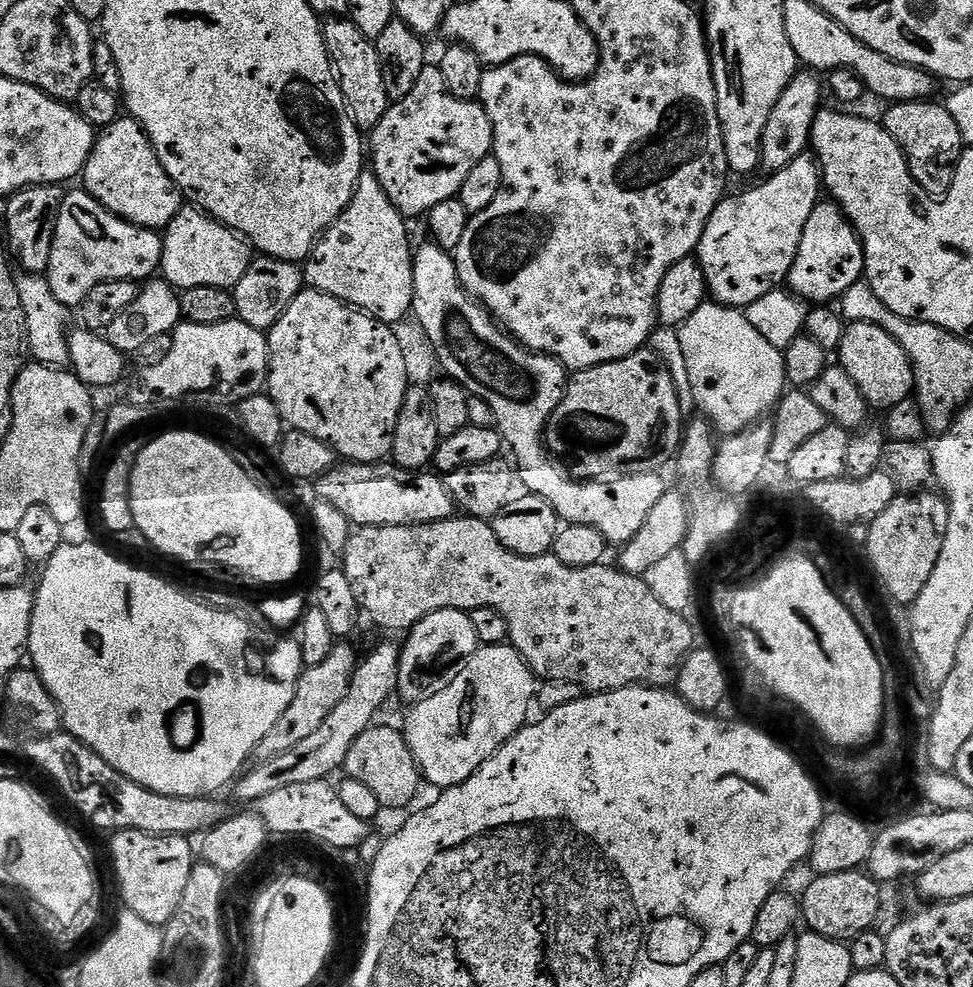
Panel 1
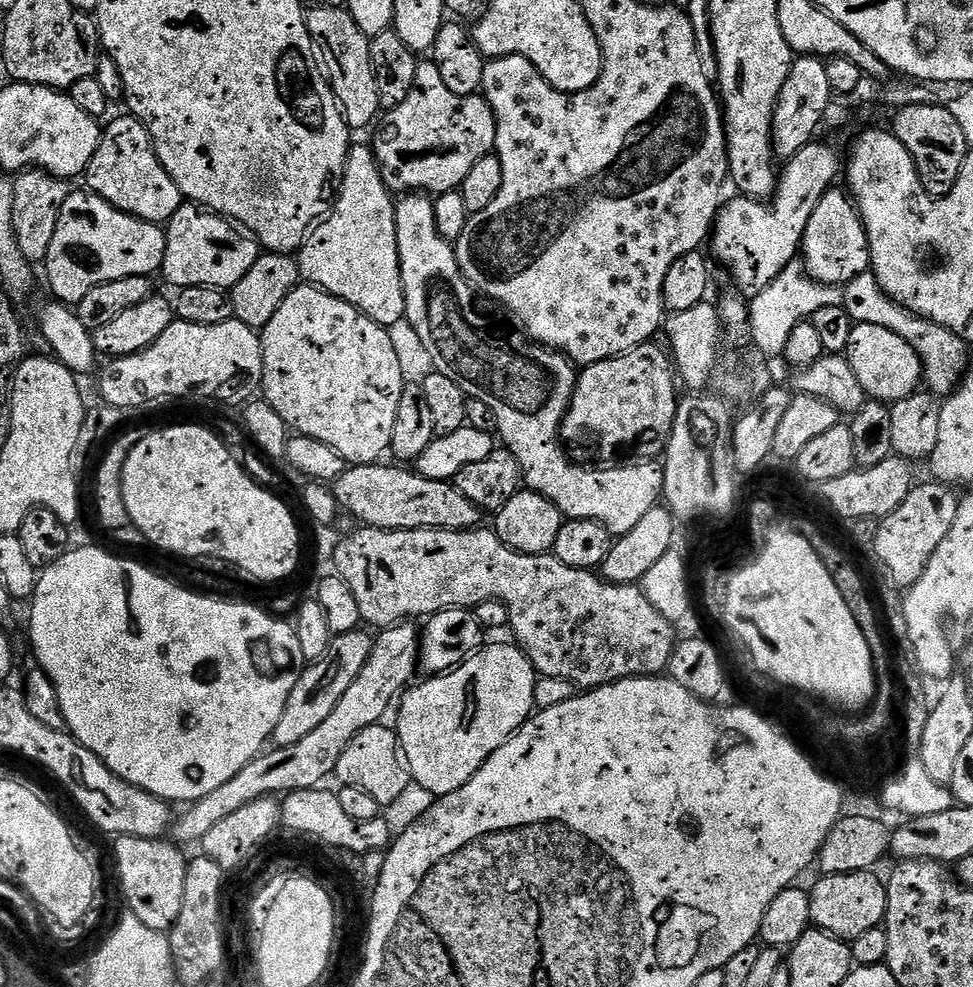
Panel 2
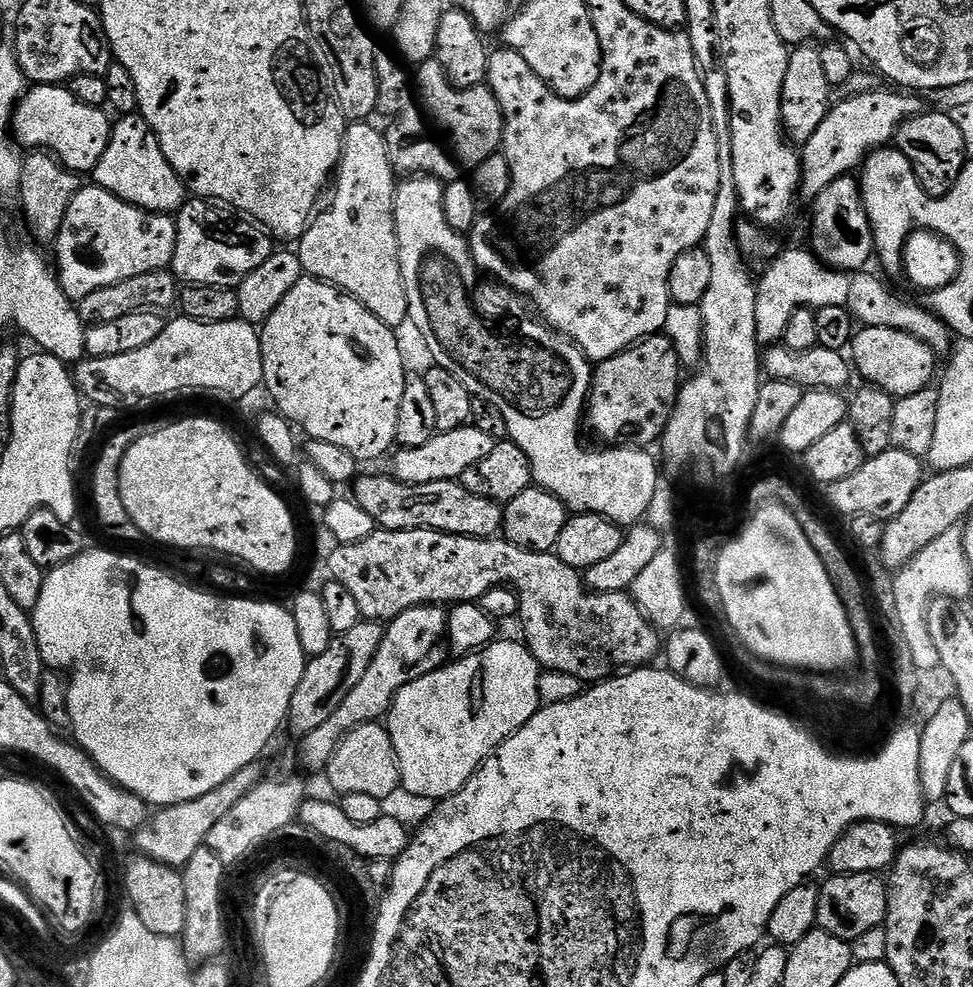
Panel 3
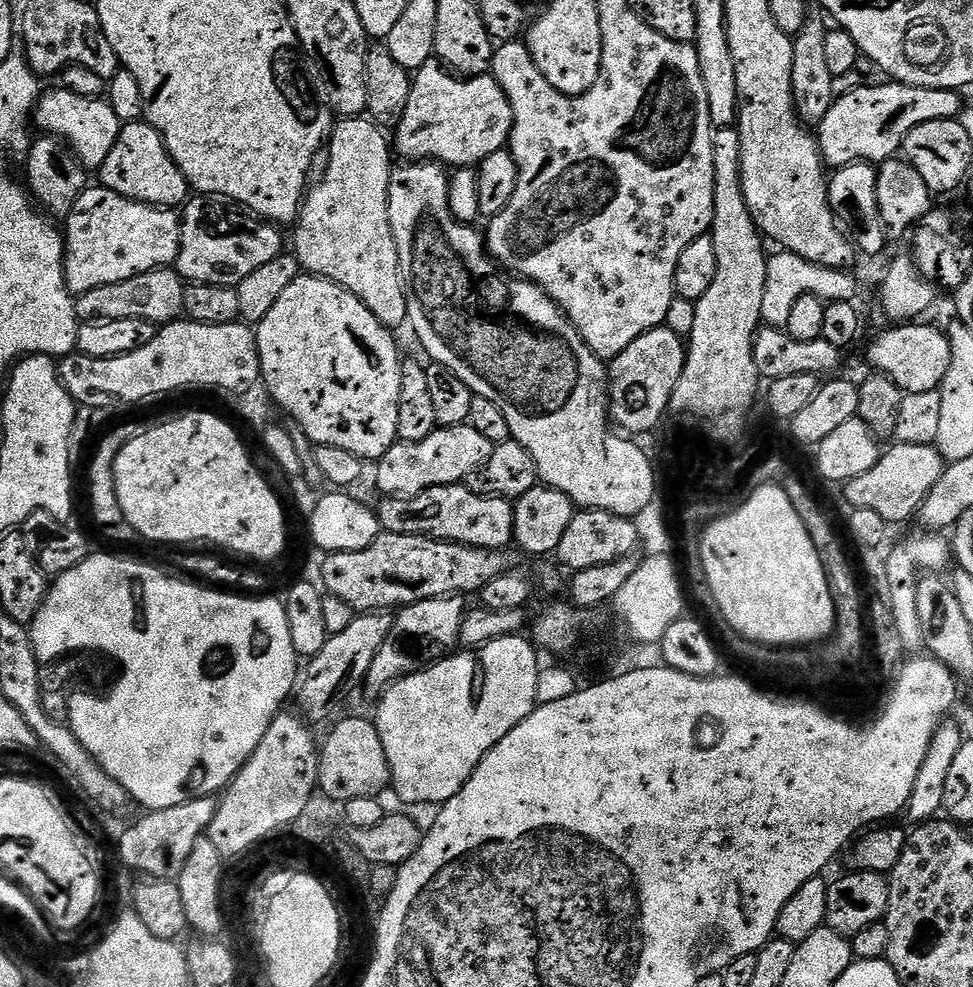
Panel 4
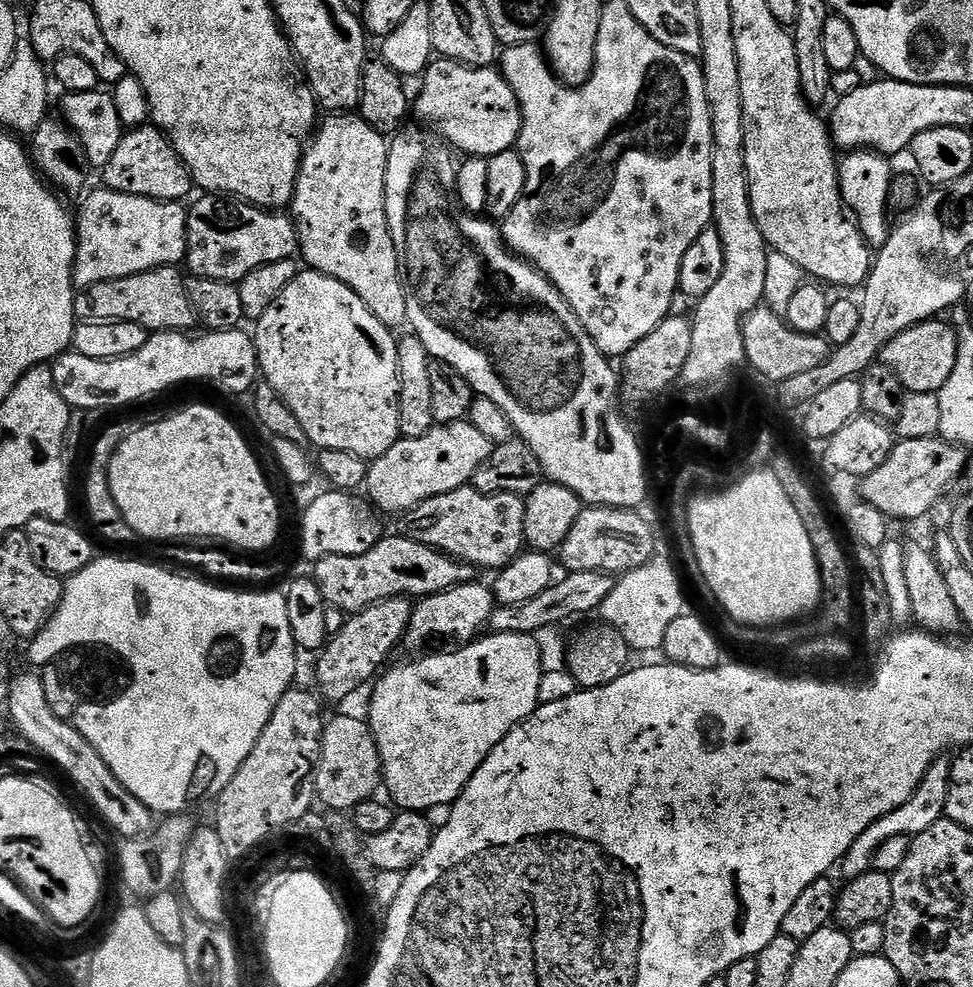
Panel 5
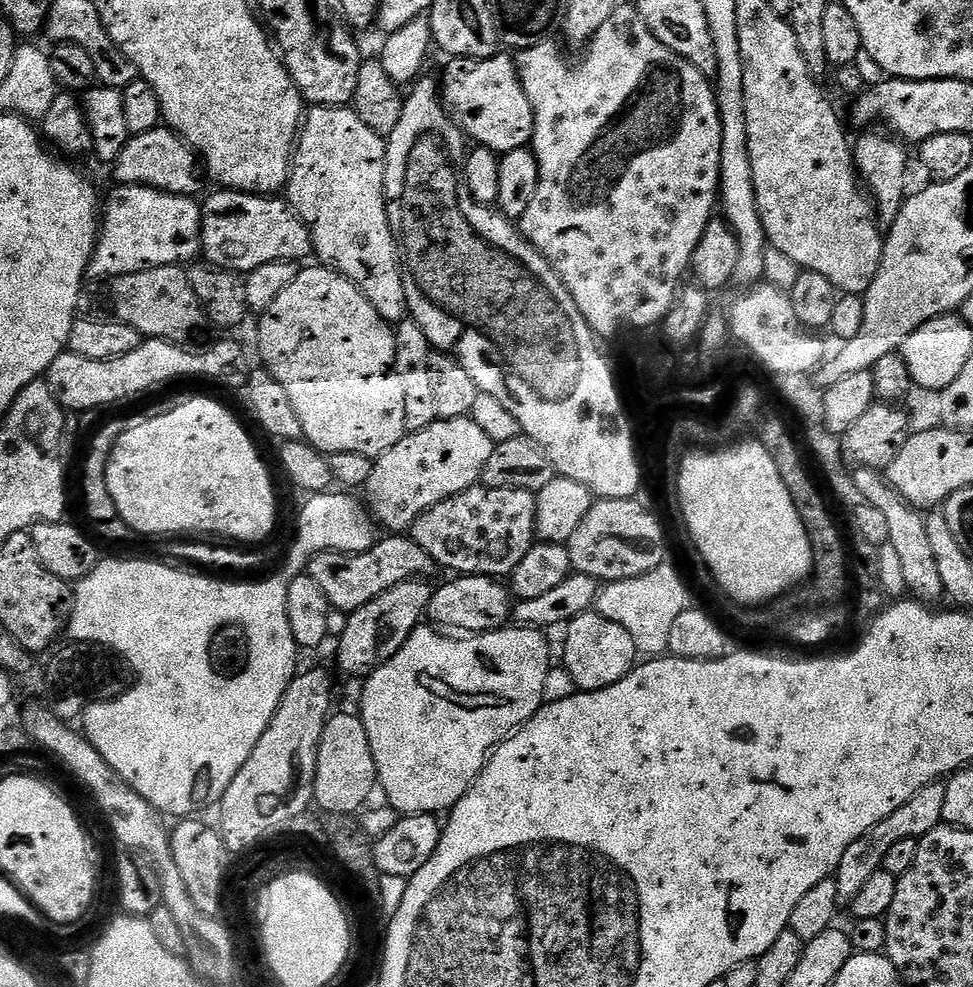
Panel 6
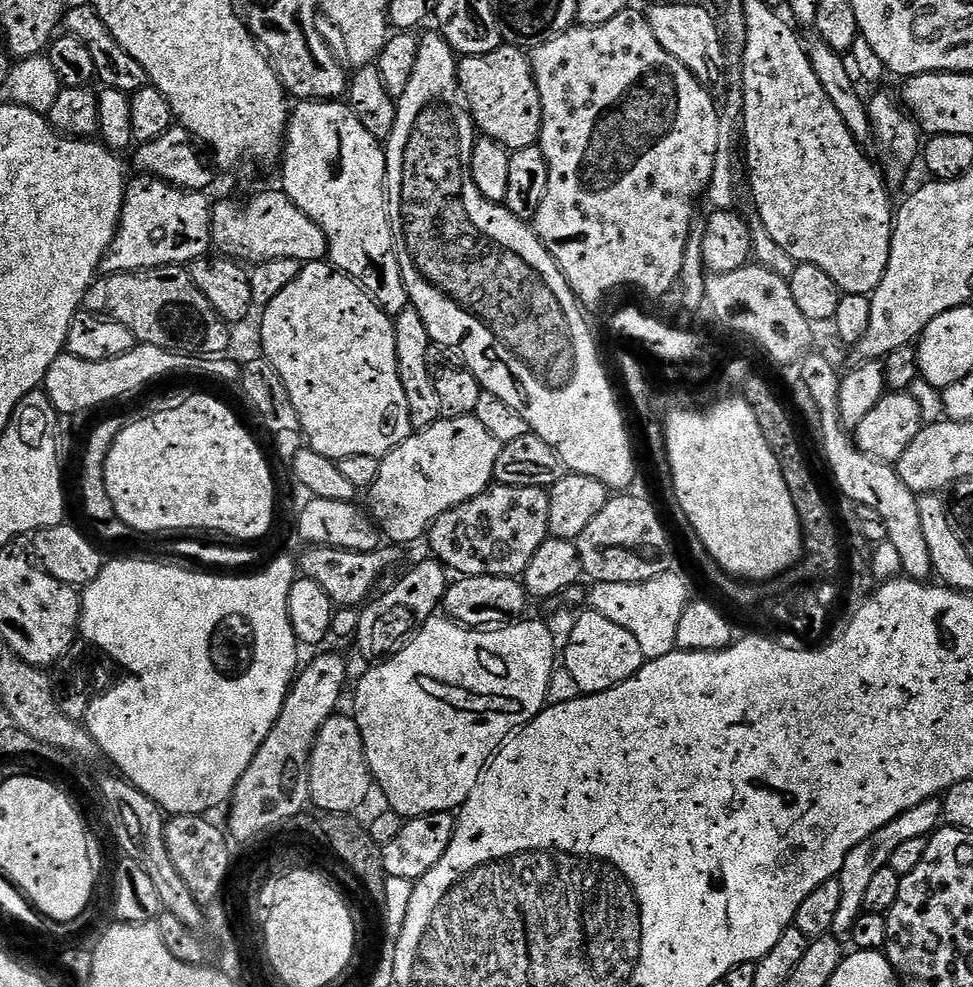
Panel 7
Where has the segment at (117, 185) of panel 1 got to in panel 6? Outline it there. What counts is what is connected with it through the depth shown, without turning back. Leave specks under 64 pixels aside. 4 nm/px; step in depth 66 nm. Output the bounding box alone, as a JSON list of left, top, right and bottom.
[114,126,201,198]

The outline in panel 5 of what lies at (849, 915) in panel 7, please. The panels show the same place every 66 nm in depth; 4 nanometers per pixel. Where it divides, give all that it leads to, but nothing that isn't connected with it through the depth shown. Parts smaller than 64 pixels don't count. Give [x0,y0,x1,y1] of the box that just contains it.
[838,758,951,881]

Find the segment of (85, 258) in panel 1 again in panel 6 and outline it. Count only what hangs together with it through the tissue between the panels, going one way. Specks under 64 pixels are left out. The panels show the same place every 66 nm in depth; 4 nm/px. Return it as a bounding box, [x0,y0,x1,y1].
[87,184,201,282]

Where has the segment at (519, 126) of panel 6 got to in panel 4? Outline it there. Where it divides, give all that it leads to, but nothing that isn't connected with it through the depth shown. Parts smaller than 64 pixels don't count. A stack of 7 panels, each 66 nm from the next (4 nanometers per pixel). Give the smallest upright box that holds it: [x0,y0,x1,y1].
[394,58,511,170]

